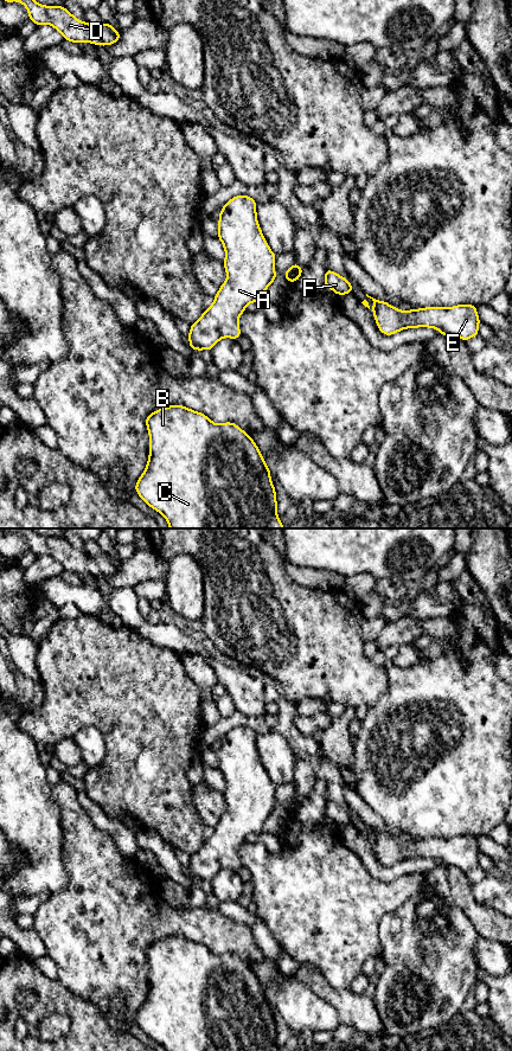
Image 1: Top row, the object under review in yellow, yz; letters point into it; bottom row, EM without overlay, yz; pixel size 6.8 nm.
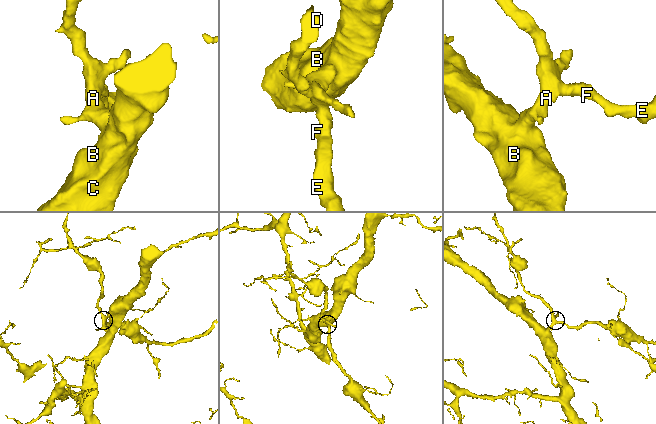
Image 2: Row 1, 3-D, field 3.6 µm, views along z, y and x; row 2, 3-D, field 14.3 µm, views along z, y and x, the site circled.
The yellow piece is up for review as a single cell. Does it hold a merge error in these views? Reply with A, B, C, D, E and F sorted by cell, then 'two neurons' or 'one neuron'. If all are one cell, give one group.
A B C D E F; one neuron

